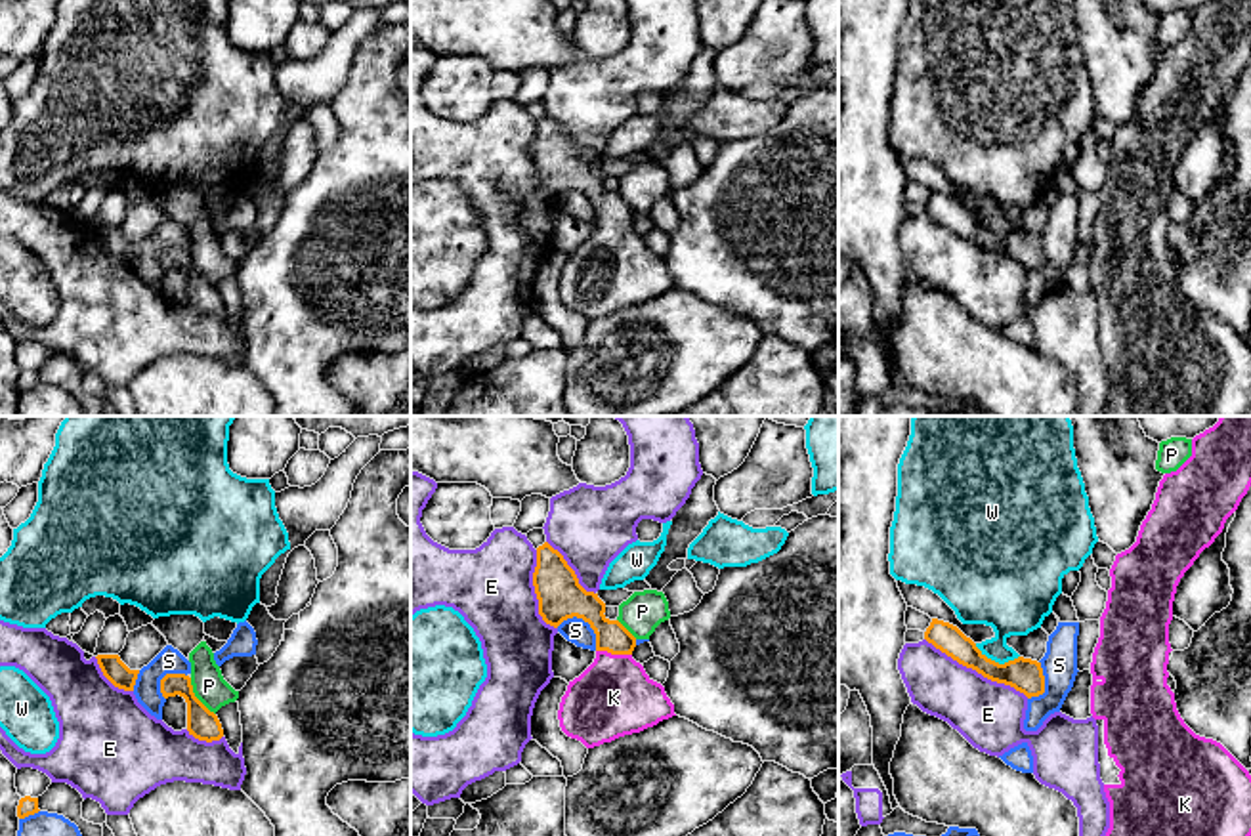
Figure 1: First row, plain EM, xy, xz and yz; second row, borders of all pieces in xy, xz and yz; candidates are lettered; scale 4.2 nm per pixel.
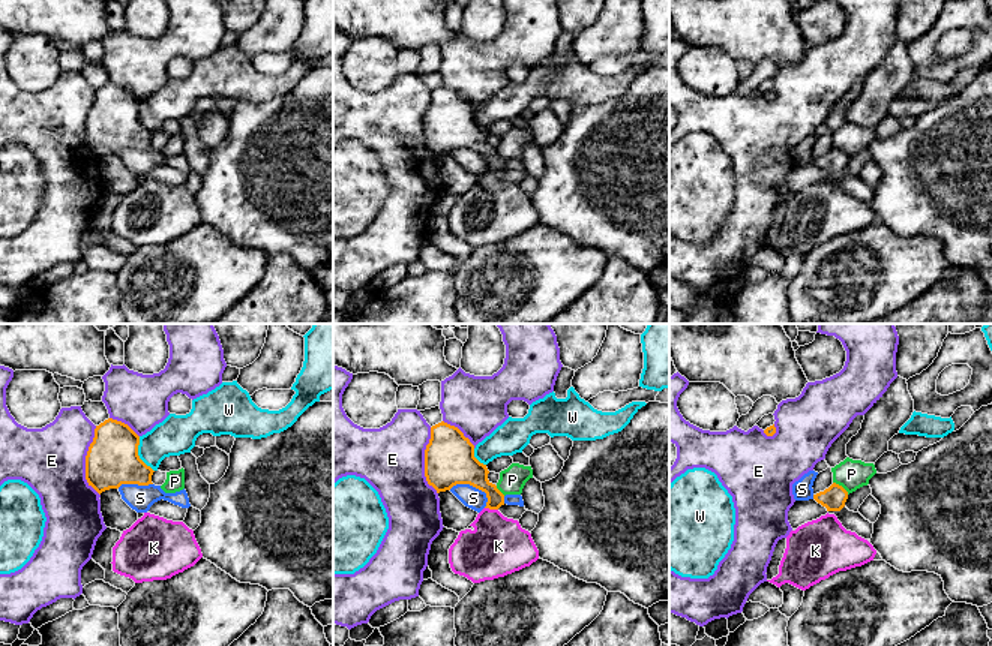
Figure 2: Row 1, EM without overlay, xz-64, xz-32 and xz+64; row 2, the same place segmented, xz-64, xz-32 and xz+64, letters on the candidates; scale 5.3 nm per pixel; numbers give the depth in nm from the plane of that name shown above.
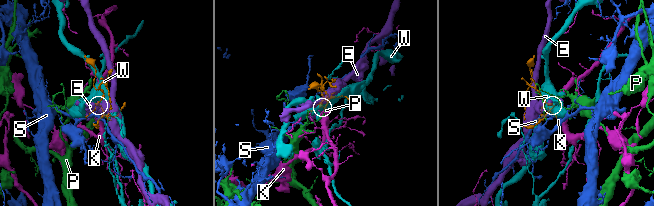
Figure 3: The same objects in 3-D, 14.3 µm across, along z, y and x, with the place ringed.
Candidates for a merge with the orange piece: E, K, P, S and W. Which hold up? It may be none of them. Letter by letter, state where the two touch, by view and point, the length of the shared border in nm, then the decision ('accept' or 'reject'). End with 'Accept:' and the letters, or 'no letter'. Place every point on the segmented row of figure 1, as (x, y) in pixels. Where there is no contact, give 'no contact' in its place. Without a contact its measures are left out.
E: yz (976, 670) | 500 nm | reject
K: xz (614, 653) | 150 nm | accept
P: xy (195, 697) | 190 nm | reject
S: xz (585, 621) | 200 nm | reject
W: yz (997, 663) | 200 nm | reject
Accept: K

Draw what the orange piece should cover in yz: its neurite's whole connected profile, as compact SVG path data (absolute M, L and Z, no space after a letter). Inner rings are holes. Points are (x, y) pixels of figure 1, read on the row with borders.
M932 618L924 639L959 664L976 670L991 681L1010 685L1028 699L1045 693L1045 676L1037 660L1018 657L999 664L987 658L957 626L938 618Z

